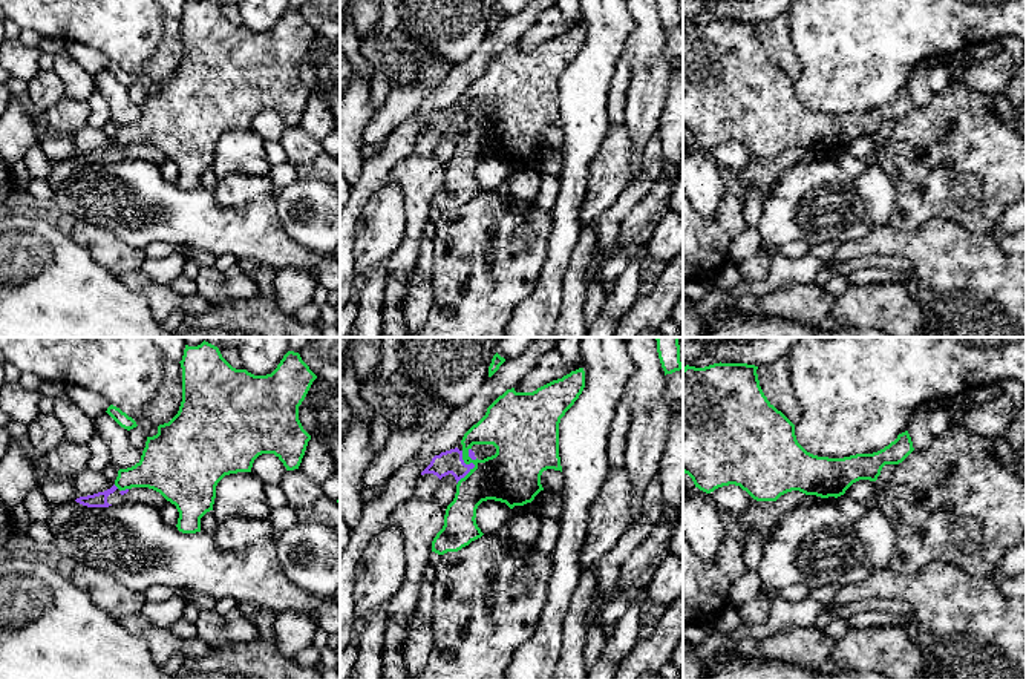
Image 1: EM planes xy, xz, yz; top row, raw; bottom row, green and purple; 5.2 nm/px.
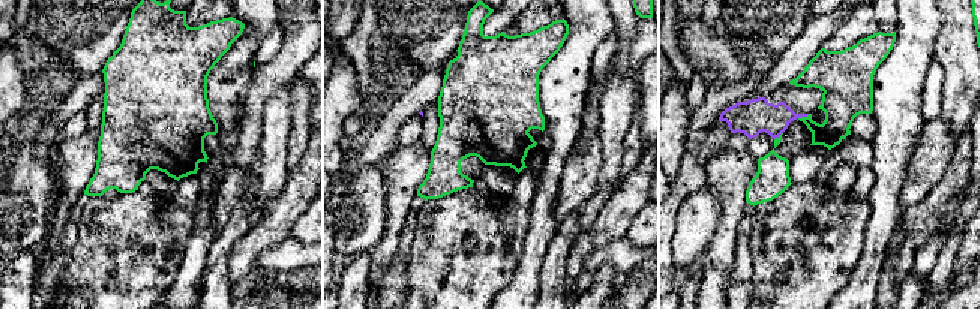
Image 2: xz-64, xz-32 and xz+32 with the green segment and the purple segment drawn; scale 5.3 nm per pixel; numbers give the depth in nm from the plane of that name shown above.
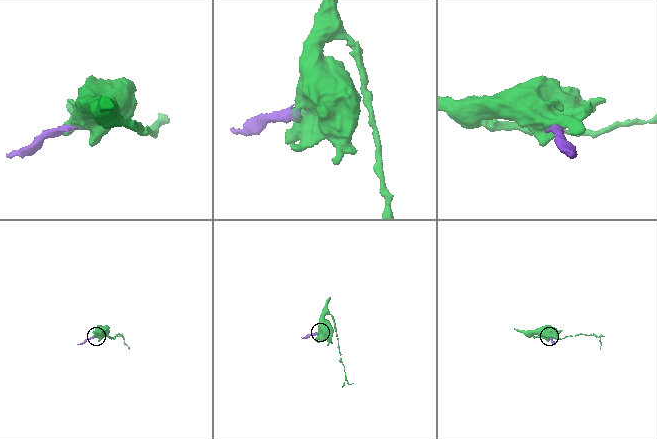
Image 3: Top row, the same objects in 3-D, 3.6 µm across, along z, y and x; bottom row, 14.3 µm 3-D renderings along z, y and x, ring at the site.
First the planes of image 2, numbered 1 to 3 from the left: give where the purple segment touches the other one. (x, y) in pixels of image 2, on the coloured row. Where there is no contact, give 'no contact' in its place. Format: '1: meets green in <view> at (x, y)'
1: no contact
2: no contact
3: meets green in xz+32 at (803, 117)

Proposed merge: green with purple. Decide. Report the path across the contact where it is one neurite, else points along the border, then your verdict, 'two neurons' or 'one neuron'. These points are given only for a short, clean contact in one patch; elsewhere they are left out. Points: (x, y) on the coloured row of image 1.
border xz (470, 448), (469, 457), (473, 466), (457, 482); two neurons

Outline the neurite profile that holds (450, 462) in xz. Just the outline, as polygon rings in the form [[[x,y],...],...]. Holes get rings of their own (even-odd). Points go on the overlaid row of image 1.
[[[459,444],[455,449],[441,452],[439,455],[435,455],[430,461],[430,464],[421,472],[424,474],[433,474],[439,480],[449,474],[452,474],[456,480],[456,483],[464,478],[472,469],[475,467],[473,463],[466,464],[462,460],[462,444]]]

